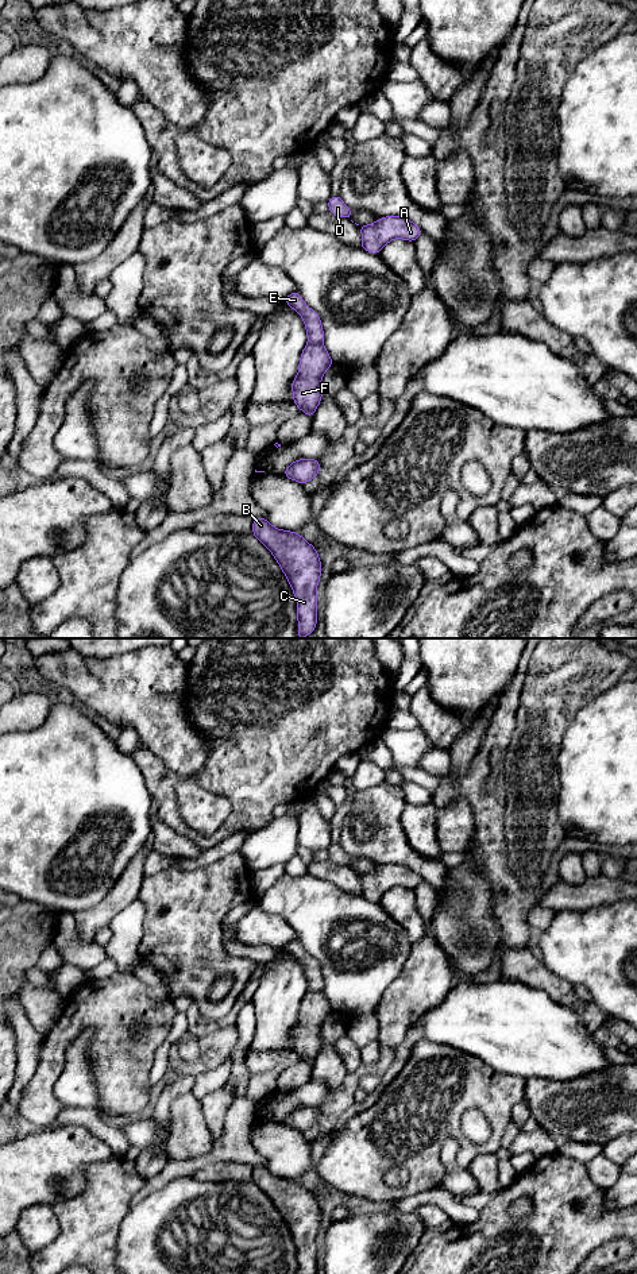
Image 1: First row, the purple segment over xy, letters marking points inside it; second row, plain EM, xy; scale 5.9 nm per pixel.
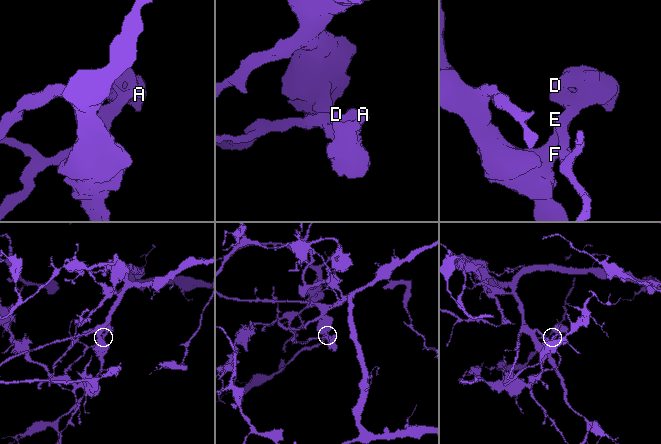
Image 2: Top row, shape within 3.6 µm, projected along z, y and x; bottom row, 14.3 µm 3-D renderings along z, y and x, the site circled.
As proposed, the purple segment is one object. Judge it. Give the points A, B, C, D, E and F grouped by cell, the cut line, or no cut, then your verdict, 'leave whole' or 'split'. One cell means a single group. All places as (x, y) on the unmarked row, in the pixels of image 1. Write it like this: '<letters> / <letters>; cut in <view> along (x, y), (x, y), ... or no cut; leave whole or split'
A D E / B C F; cut in xy along (308, 991), (321, 992); split

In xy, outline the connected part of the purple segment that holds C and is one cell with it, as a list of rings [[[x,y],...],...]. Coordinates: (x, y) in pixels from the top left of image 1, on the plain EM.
[[[267,1166],[252,1167],[252,1182],[273,1201],[287,1225],[297,1247],[298,1274],[316,1274],[316,1238],[321,1225],[316,1196],[297,1180],[274,1175]]]

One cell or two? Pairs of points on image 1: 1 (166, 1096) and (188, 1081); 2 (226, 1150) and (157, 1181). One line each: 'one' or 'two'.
1: one
2: one

